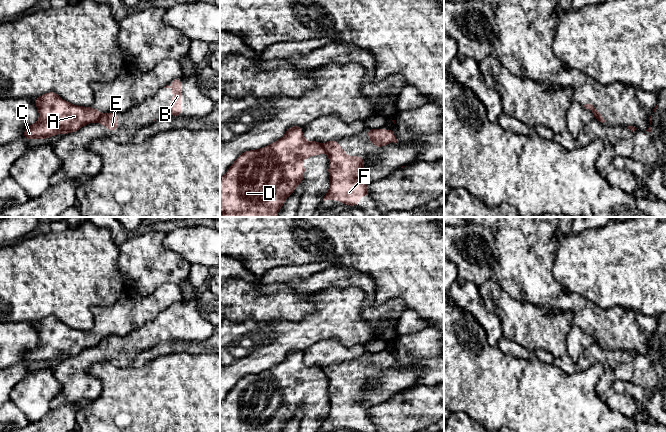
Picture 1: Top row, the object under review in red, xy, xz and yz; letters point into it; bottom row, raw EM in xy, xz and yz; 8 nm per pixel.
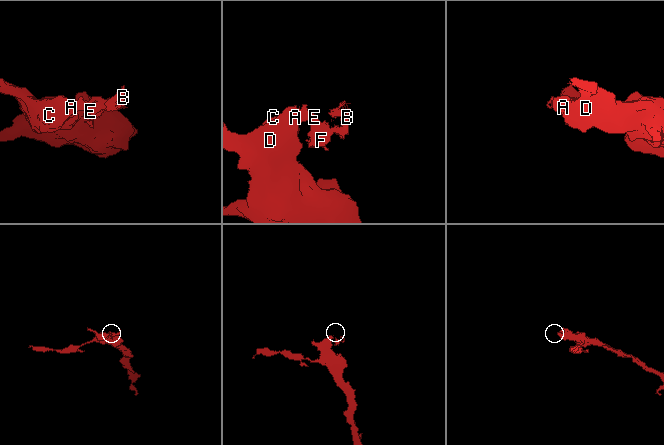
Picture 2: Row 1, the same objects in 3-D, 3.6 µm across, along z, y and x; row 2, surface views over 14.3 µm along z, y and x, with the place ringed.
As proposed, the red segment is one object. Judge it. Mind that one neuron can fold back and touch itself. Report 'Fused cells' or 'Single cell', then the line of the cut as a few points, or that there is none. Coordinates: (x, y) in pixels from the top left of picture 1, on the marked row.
Fused cells. Split along xz (322, 146), (325, 152)

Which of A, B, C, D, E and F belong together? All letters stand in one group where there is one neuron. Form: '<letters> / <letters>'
A C D / B E F

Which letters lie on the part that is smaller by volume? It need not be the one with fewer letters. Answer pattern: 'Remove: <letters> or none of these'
Remove: B, E, F

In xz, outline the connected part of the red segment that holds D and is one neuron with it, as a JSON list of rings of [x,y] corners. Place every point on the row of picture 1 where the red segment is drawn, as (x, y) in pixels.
[[[301,126],[290,127],[283,138],[273,142],[269,146],[265,146],[259,150],[249,150],[235,160],[235,162],[229,167],[226,174],[220,178],[220,217],[275,217],[284,204],[285,199],[290,196],[298,184],[303,181],[303,175],[305,173],[305,166],[301,161],[305,158],[325,153],[324,147],[318,141],[308,142],[302,135],[303,129]]]

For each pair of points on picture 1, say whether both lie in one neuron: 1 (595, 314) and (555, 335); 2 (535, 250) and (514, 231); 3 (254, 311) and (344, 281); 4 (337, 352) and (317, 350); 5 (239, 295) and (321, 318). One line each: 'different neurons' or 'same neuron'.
1: different neurons
2: same neuron
3: same neuron
4: same neuron
5: different neurons

